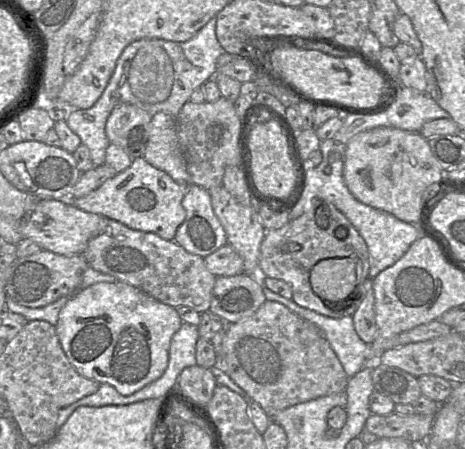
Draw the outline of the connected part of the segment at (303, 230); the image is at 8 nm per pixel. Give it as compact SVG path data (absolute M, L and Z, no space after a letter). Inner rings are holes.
M314 197L306 203L305 212L278 229L267 230L260 246L259 278L283 280L292 288L292 300L299 306L331 318L352 316L365 295L364 281L369 272L367 245L347 219L331 202Z

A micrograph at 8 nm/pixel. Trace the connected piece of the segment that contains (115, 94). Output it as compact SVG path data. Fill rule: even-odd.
M216 17L211 18L191 39L186 42L174 42L156 38L143 38L129 44L116 62L114 72L96 103L88 109L77 109L69 115L67 125L79 136L82 144L90 151L91 159L95 167L105 163L106 150L109 140L105 132L106 121L113 110L119 104L132 104L148 112L151 116L157 112L164 112L176 117L182 106L189 101L192 92L202 86L208 80L214 78L217 73L217 59L225 53L216 37Z

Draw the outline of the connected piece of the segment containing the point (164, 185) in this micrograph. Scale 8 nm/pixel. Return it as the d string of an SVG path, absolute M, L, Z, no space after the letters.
M138 157L132 160L127 169L109 178L94 191L70 201L86 212L119 221L135 230L155 233L166 240L174 240L178 227L186 217L186 210L182 206L185 191L184 185L150 165L143 157Z

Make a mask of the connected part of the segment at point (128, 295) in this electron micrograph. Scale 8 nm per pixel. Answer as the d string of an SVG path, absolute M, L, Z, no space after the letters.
M116 281L98 282L78 292L61 309L55 329L77 373L100 384L109 384L121 395L129 396L165 372L171 339L181 324L176 307Z

